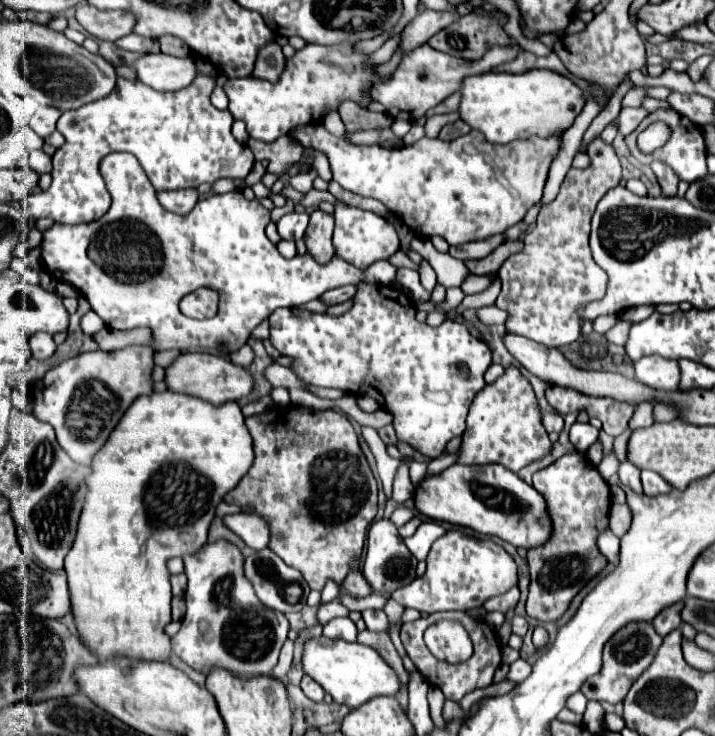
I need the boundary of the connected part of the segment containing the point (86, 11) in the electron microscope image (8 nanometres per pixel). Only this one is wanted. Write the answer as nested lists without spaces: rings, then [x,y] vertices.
[[[81,4],[77,8],[77,20],[91,36],[107,42],[115,42],[131,34],[137,24],[137,18],[131,12],[121,12],[121,10],[103,12],[91,4]]]

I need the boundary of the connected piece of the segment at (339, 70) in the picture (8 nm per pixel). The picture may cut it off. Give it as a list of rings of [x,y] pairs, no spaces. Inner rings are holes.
[[[305,44],[305,48],[297,50],[293,58],[285,62],[285,70],[279,76],[279,82],[267,82],[257,80],[253,76],[249,78],[235,78],[227,80],[223,90],[229,98],[229,112],[235,120],[243,120],[247,126],[247,132],[251,138],[261,142],[275,142],[279,136],[287,136],[289,128],[295,128],[295,124],[317,124],[321,122],[329,112],[339,110],[343,100],[353,100],[361,108],[367,108],[371,104],[369,88],[381,80],[389,80],[389,76],[377,76],[375,66],[367,64],[369,54],[357,52],[351,44],[337,44],[337,46],[321,46],[321,44]]]

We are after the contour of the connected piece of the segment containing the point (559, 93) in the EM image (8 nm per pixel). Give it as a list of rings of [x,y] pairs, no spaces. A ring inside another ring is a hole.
[[[533,68],[521,74],[485,72],[469,76],[463,80],[461,92],[461,120],[483,132],[489,142],[497,144],[527,140],[531,136],[549,138],[561,134],[573,124],[585,106],[585,94],[573,80],[545,68]]]

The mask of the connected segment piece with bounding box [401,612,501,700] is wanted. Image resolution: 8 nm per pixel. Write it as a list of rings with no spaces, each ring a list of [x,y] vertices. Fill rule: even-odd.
[[[441,612],[441,614],[431,614],[427,618],[419,618],[415,622],[407,622],[401,626],[401,642],[409,654],[409,658],[413,660],[413,664],[417,666],[417,670],[437,688],[443,690],[445,698],[447,700],[461,700],[467,692],[473,692],[477,688],[487,688],[493,680],[493,674],[497,670],[497,666],[501,664],[501,648],[497,644],[497,636],[493,632],[491,626],[487,626],[487,622],[483,620],[473,620],[471,616],[467,616],[465,612]],[[441,618],[447,618],[447,620],[459,620],[459,622],[475,622],[475,652],[469,660],[461,662],[461,664],[447,664],[447,662],[441,662],[437,660],[429,648],[425,646],[423,642],[423,632],[425,628],[429,626],[429,620],[441,620]]]

